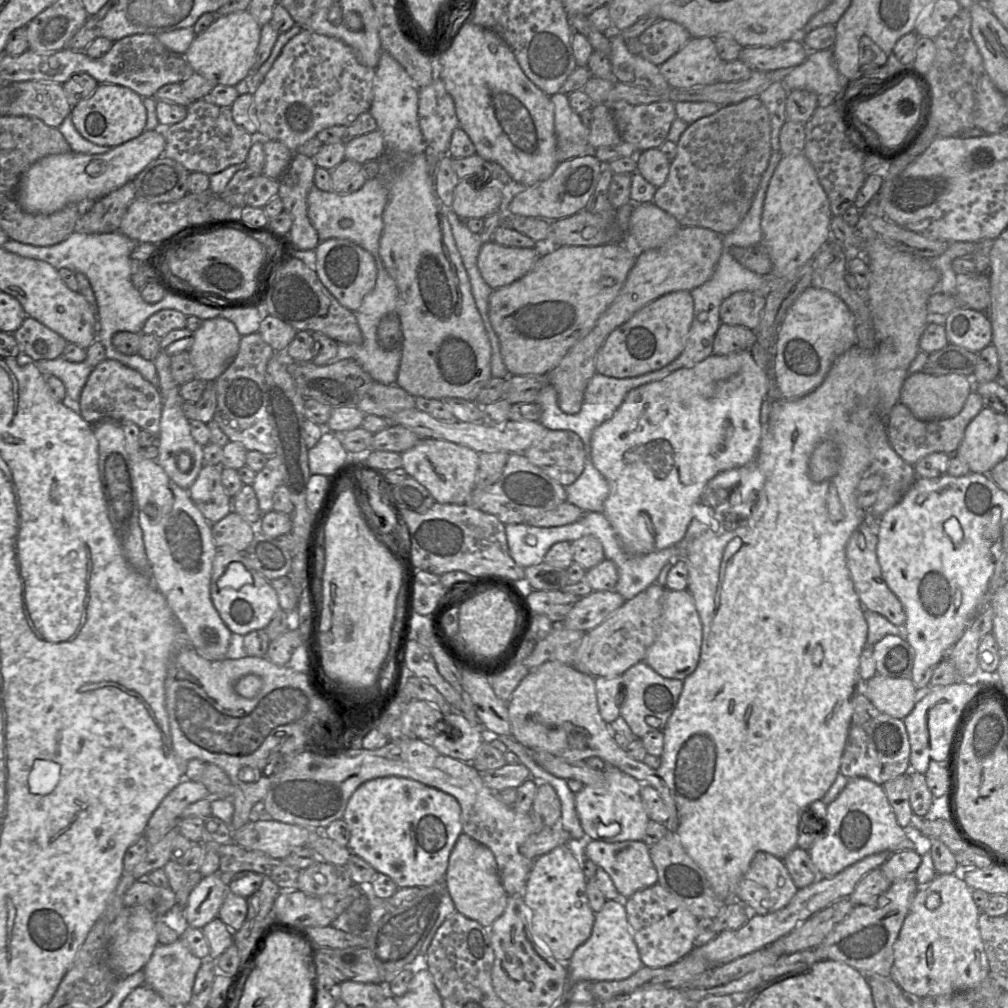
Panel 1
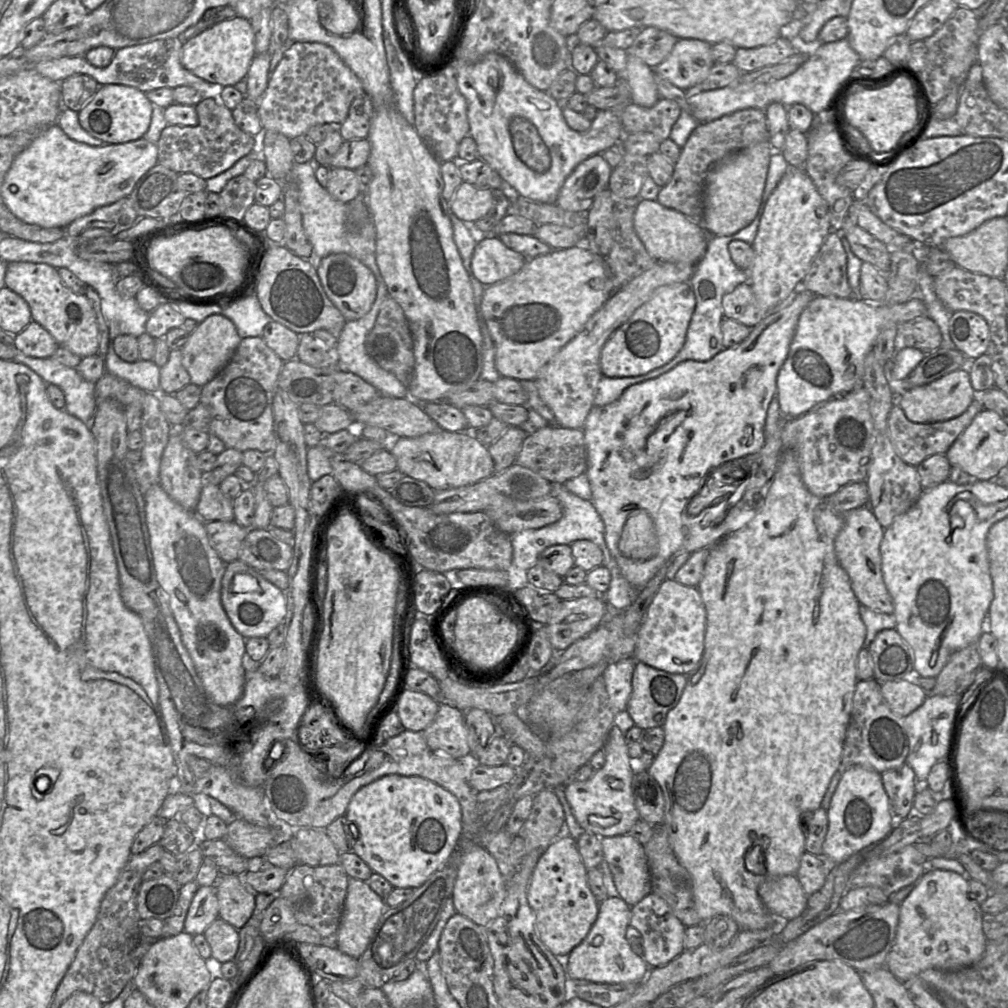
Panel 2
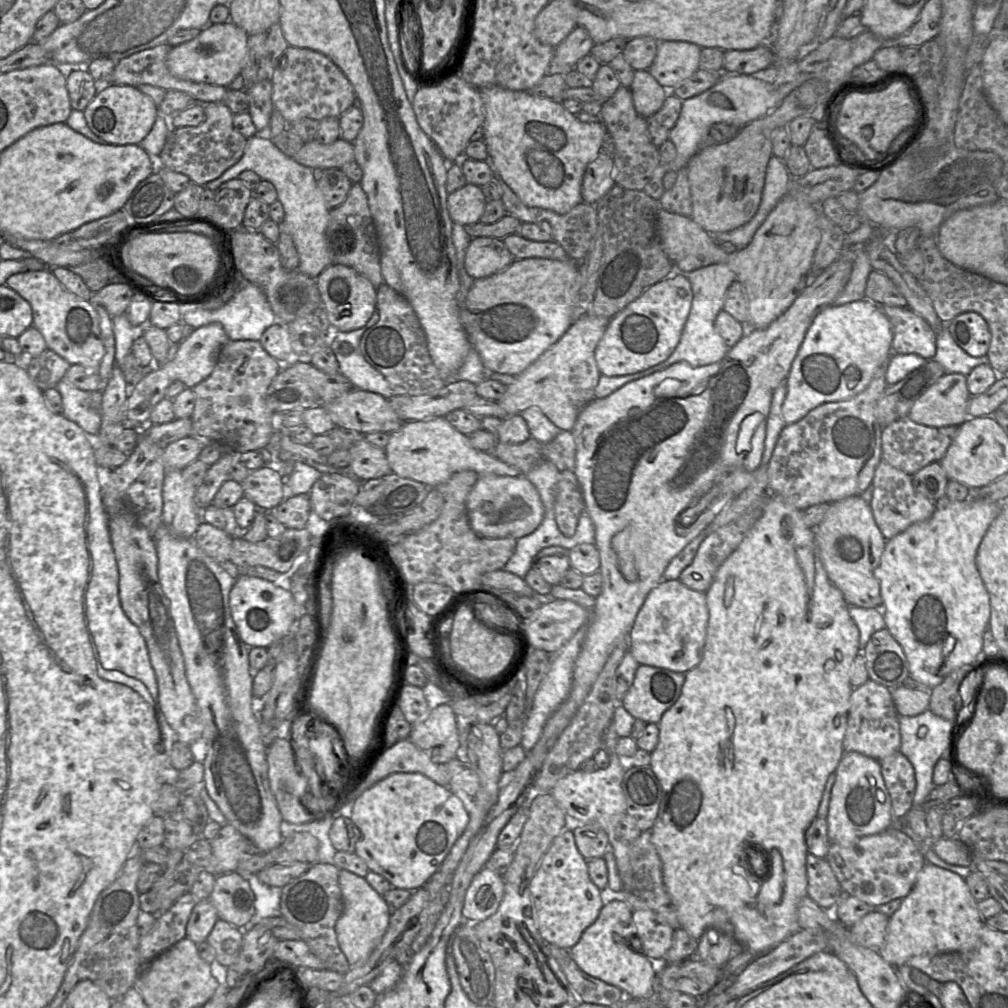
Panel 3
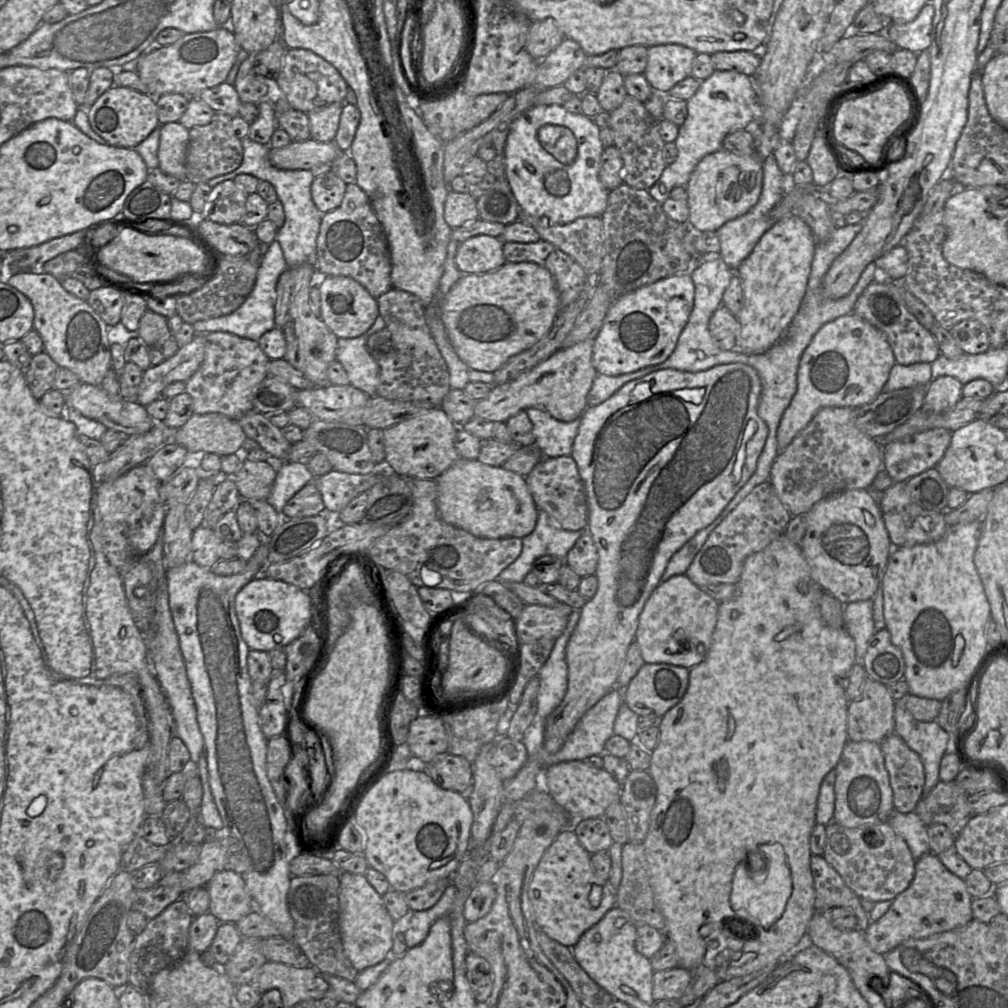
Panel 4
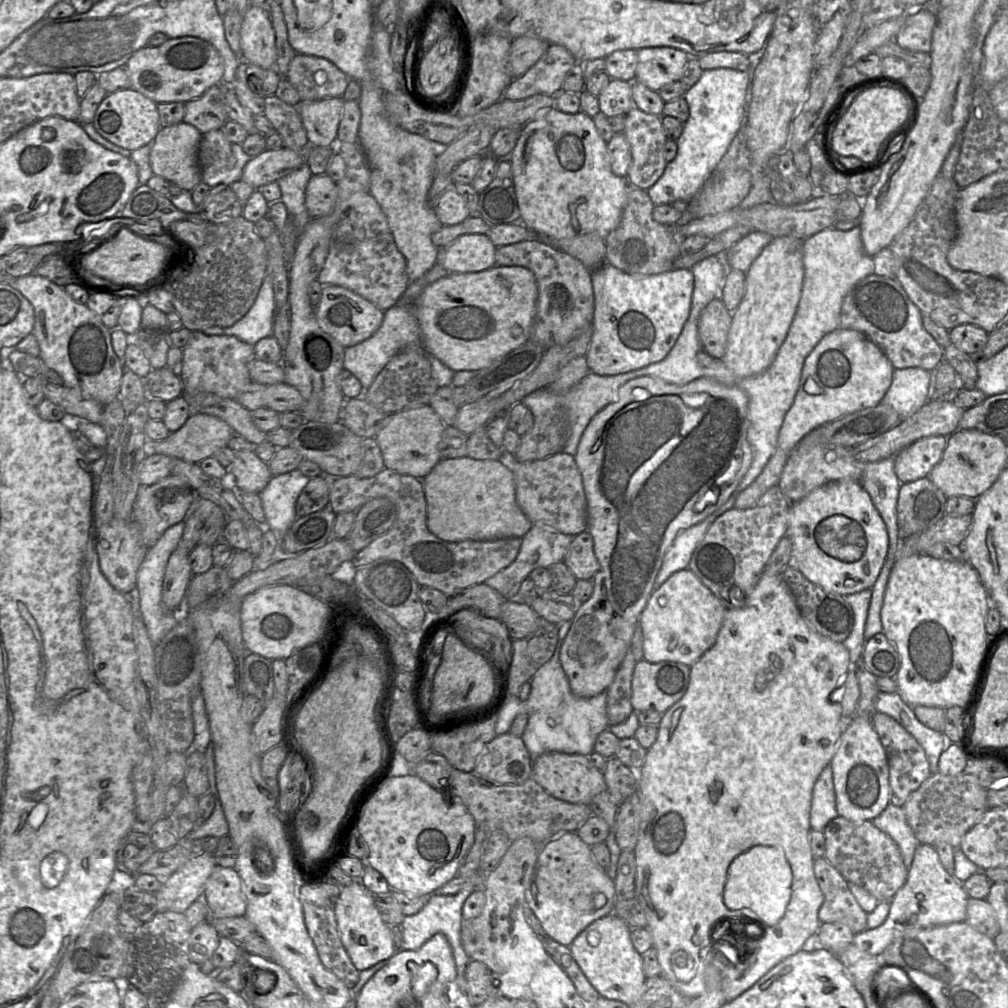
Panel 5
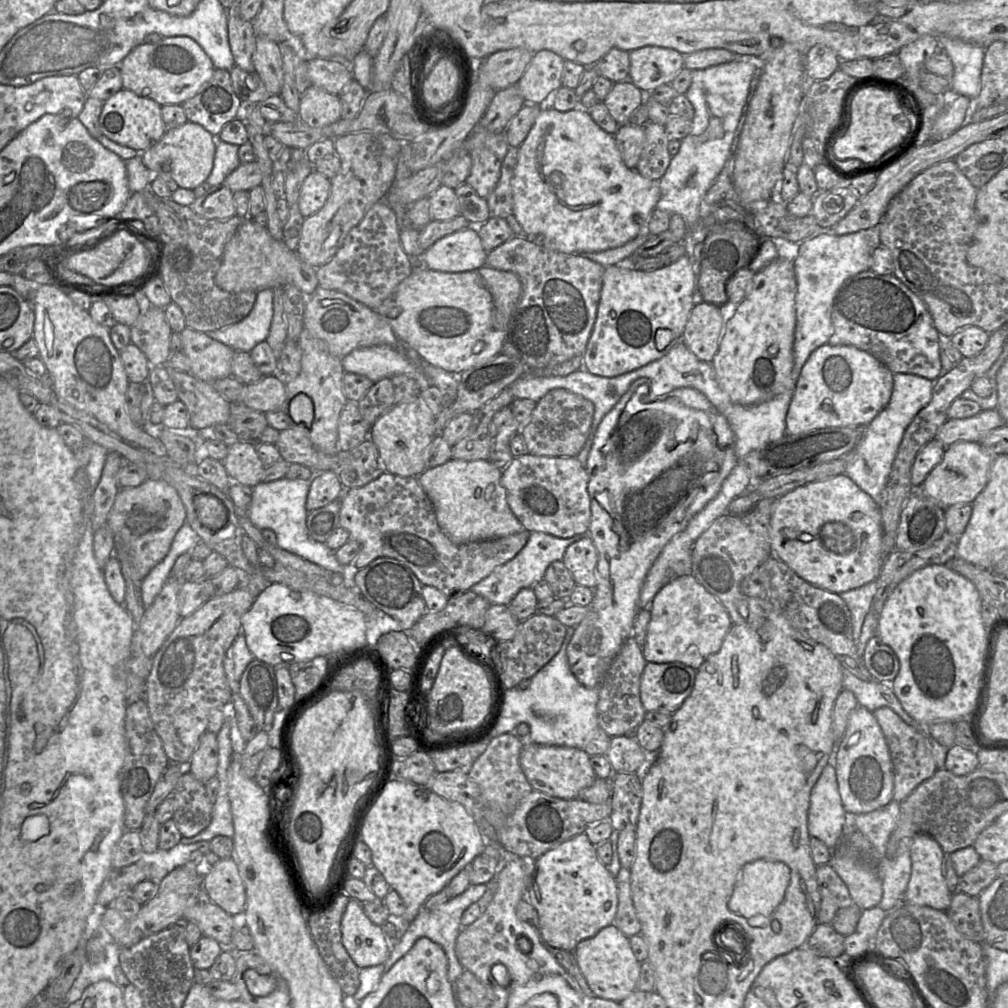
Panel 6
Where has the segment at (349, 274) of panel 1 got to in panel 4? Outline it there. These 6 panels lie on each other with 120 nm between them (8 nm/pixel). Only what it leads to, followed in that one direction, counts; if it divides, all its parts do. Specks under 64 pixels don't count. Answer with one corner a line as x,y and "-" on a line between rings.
325,276
319,286
321,320
338,338
356,338
373,325
379,315
375,299
359,282
348,276

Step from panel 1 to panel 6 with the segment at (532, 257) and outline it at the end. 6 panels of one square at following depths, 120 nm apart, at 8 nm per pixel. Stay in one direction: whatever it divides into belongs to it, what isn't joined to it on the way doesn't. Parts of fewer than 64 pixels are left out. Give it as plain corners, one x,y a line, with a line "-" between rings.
469,226
437,240
423,252
421,262
434,271
465,272
485,266
487,254
477,226

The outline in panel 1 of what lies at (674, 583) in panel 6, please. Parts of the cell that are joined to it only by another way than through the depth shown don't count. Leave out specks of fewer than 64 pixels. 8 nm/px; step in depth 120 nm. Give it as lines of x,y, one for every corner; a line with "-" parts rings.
665,589
659,631
646,651
644,662
664,678
683,681
698,665
701,644
702,624
691,594
687,589

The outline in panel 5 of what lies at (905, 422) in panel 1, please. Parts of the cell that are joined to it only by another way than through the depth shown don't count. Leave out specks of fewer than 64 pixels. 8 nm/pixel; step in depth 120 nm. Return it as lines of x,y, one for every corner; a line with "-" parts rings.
931,435
903,448
894,457
894,469
904,484
928,477
931,469
940,461
948,436

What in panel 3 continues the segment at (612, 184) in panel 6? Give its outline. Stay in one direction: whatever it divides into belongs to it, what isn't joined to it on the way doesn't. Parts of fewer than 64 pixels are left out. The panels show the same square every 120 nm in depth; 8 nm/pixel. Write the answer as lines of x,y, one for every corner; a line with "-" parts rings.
495,85
478,89
484,107
484,121
477,136
486,144
488,162
495,175
530,207
564,214
582,203
581,184
585,169
600,153
602,141
608,133
603,122
581,122
564,108
560,100
537,97
528,91
514,91

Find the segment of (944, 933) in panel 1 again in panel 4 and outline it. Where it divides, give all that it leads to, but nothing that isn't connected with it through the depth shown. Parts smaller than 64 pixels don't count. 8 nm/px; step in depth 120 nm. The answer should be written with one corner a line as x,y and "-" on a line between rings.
929,852
916,860
915,874
910,885
891,903
887,912
877,921
870,922
864,931
873,951
885,954
908,939
922,939
968,924
973,919
972,897
963,879
951,873

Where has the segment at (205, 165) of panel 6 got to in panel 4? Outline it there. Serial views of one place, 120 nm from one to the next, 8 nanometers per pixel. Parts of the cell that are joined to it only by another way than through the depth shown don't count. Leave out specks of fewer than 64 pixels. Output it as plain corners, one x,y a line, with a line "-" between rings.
180,122
161,125
158,148
159,168
165,173
186,180
186,155
189,129

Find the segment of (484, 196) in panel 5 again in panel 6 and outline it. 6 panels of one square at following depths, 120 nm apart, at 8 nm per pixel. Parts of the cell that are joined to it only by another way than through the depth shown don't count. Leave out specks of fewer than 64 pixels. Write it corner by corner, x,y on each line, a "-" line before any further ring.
509,146
494,190
486,198
490,215
506,219
513,215
512,178
518,160
518,148

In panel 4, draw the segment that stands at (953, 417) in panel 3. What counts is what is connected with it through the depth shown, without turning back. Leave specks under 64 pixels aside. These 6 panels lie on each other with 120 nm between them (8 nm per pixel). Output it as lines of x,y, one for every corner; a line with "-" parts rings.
953,376
932,379
926,389
922,409
942,413
953,408
962,398
963,384

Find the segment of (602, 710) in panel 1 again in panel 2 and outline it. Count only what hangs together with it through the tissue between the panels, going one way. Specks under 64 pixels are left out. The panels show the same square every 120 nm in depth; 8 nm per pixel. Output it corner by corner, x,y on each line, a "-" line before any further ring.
624,658
609,664
601,677
608,694
610,708
614,714
626,709
632,692
632,675
636,660

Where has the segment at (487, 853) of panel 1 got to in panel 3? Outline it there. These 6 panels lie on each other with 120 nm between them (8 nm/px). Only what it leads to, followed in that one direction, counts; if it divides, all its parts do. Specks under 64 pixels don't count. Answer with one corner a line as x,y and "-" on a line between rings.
483,867
467,889
462,916
465,922
481,922
497,910
504,896
503,877

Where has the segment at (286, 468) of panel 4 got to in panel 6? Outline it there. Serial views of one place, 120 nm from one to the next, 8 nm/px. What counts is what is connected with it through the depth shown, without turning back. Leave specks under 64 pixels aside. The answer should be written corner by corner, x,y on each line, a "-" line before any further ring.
282,478
272,482
260,482
252,488
252,501
245,513
259,529
271,529
277,536
277,545
295,555
335,574
343,574
344,566
337,560
335,551
325,543
309,538
306,528
306,500
309,492
309,480
291,480

